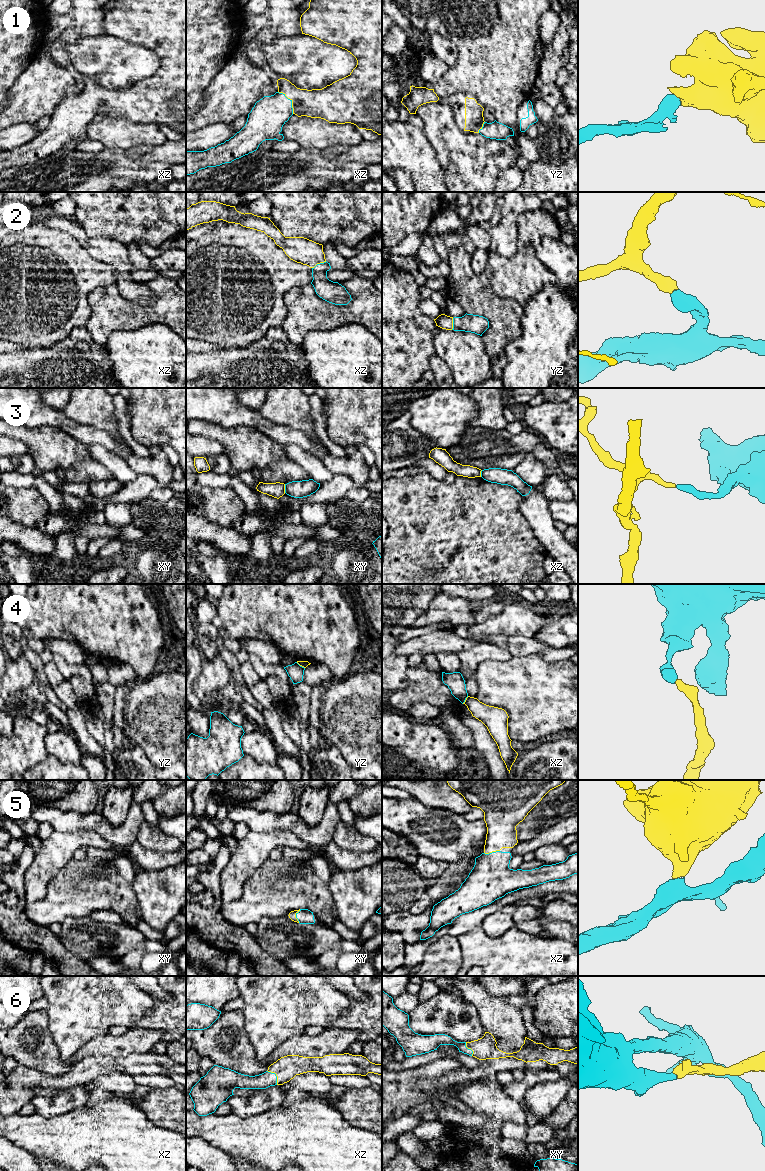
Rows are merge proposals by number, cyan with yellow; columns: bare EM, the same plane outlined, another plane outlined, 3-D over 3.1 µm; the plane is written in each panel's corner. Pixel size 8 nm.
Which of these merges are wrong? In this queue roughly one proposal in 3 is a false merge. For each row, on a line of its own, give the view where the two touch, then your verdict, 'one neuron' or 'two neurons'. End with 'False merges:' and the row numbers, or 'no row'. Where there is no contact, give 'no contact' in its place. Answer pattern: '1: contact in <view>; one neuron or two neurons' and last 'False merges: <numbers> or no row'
1: contact in xz; one neuron
2: contact in xz; one neuron
3: contact in xy; two neurons
4: contact in yz; two neurons
5: contact in xz; one neuron
6: contact in xz; one neuron
False merges: 3, 4

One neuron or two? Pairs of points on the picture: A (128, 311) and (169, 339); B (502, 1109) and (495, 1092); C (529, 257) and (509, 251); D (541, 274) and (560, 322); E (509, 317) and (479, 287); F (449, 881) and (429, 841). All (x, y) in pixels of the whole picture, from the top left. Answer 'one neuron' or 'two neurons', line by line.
A: two neurons
B: one neuron
C: two neurons
D: two neurons
E: one neuron
F: two neurons

